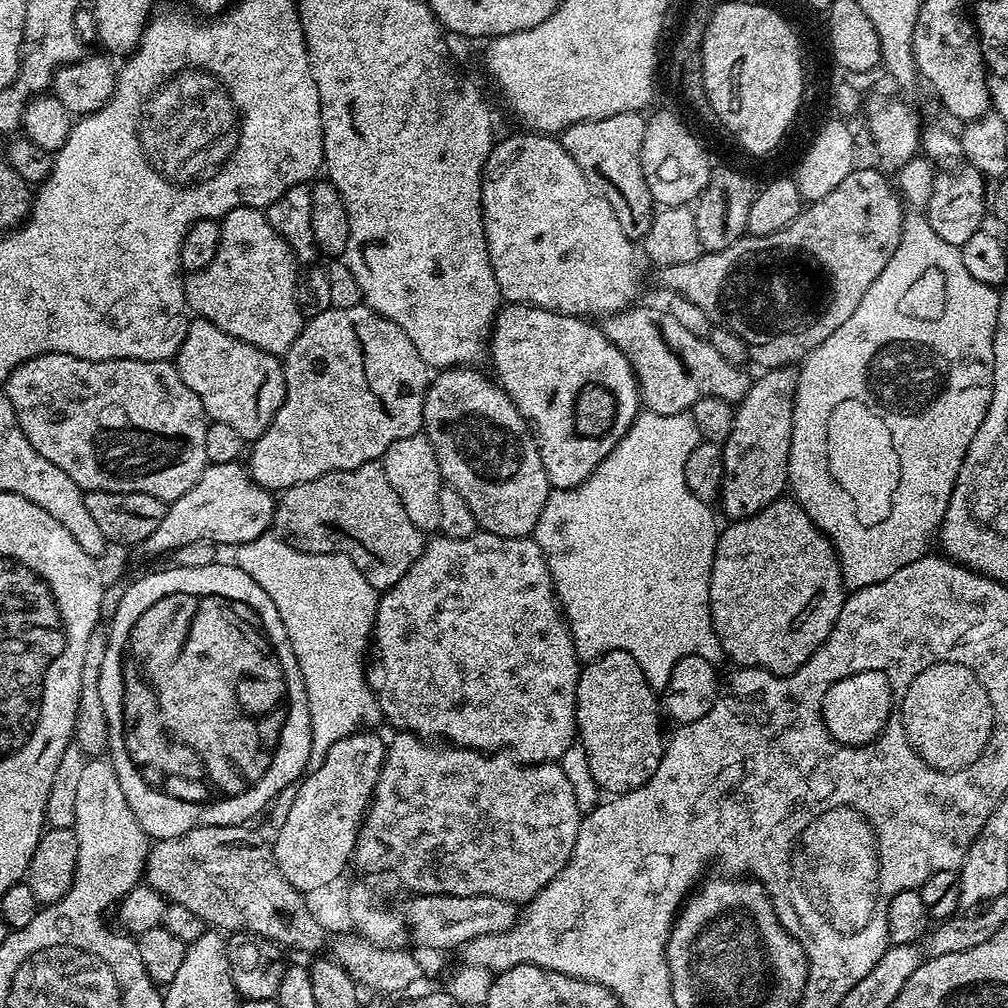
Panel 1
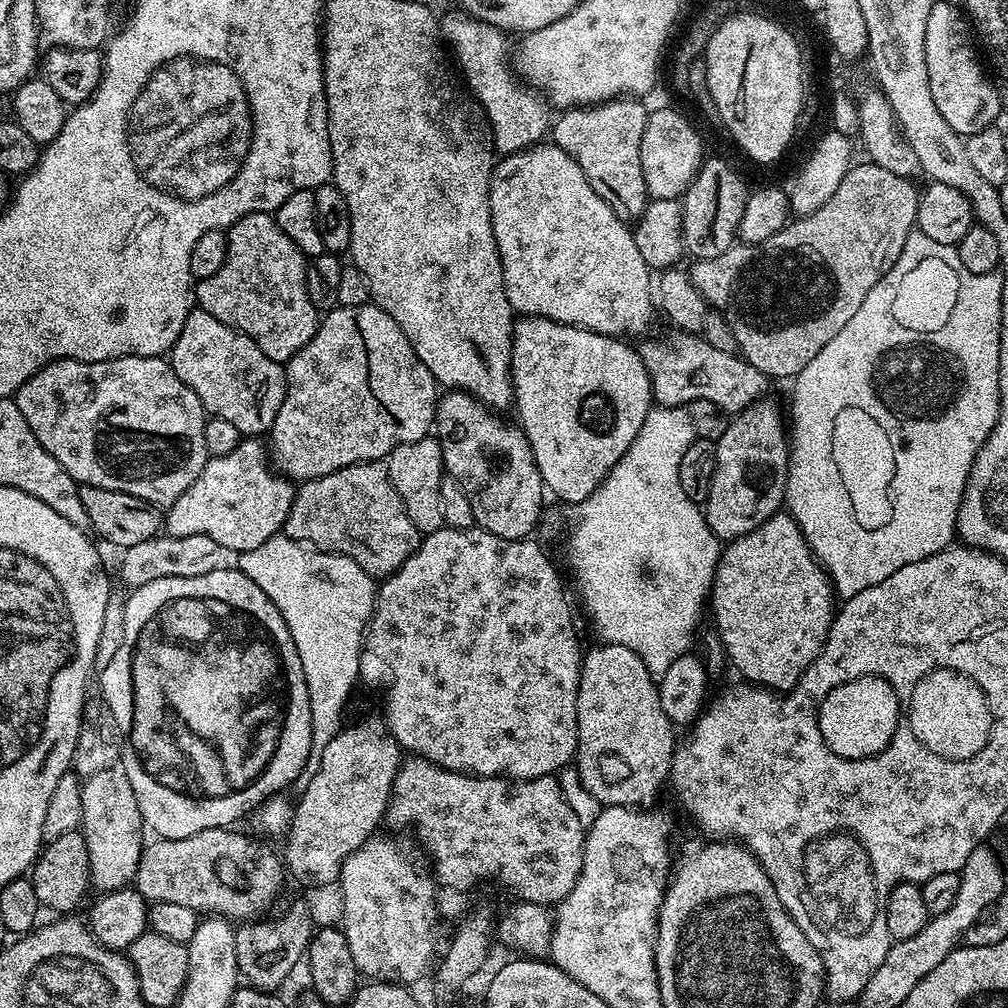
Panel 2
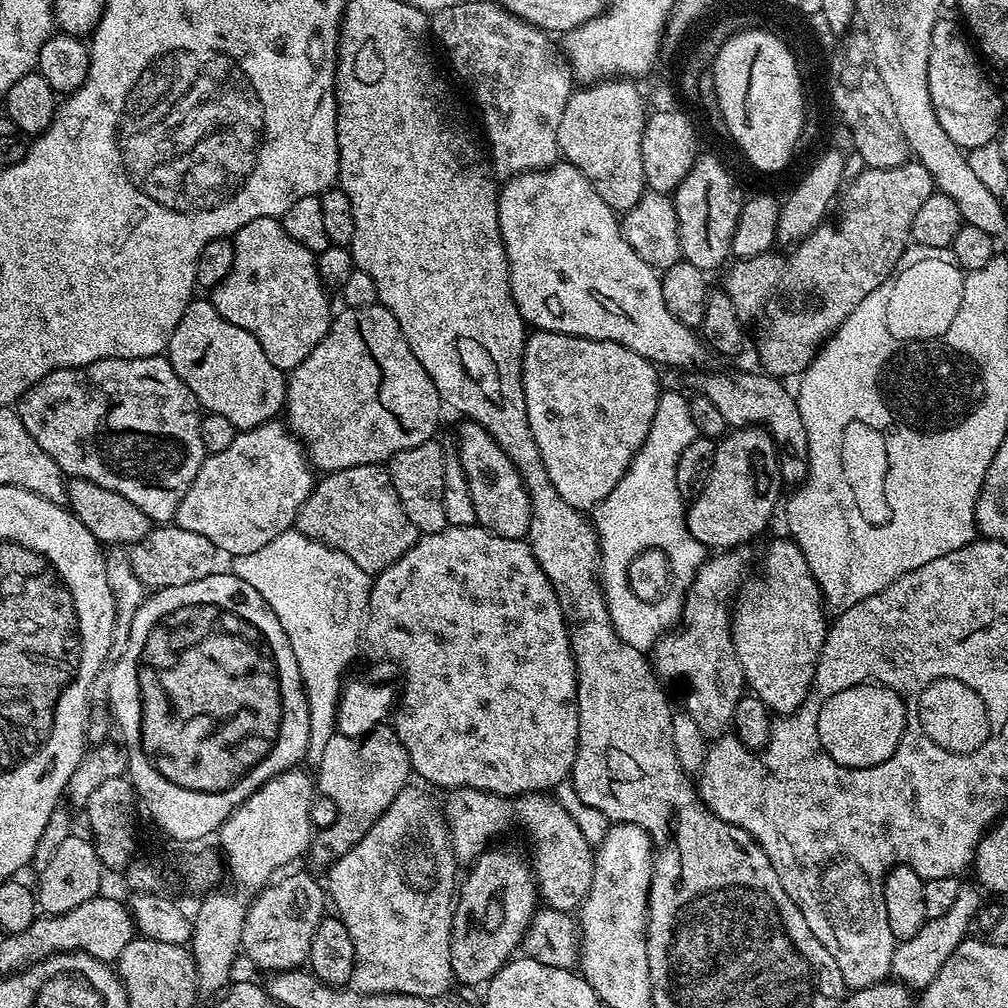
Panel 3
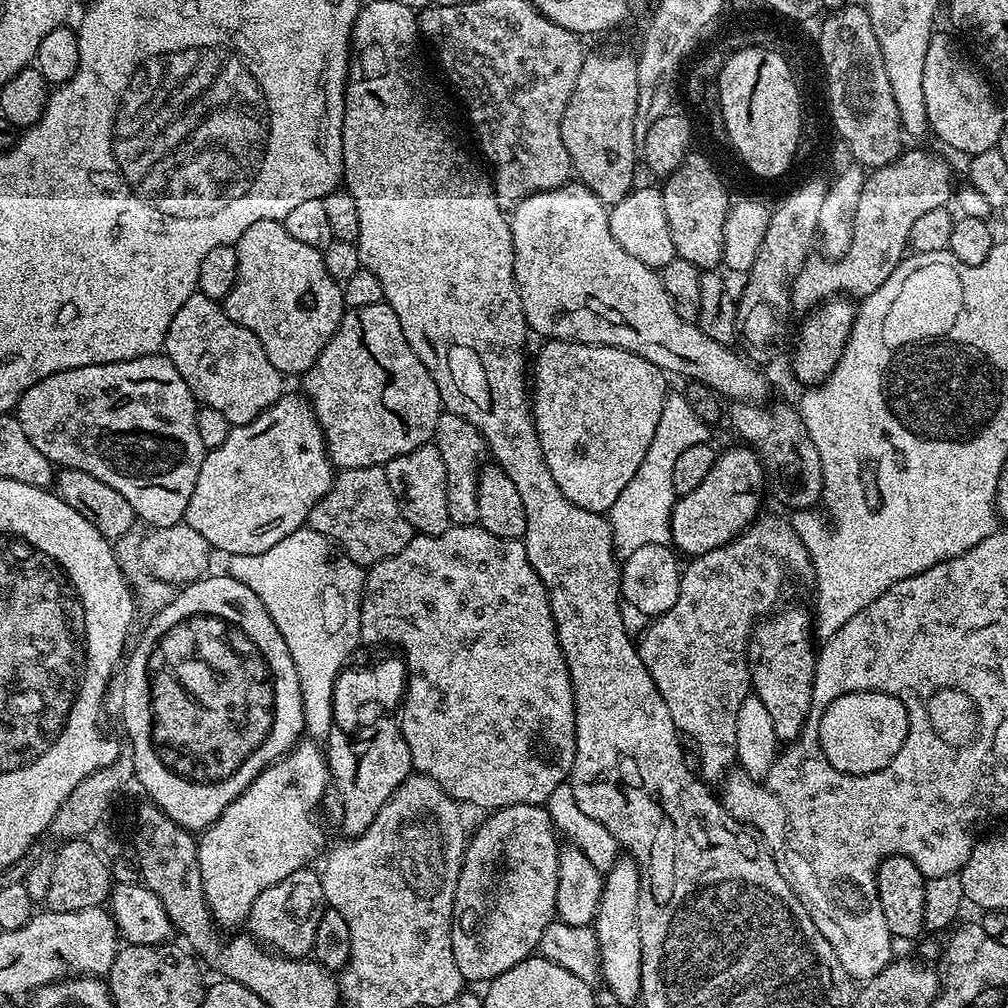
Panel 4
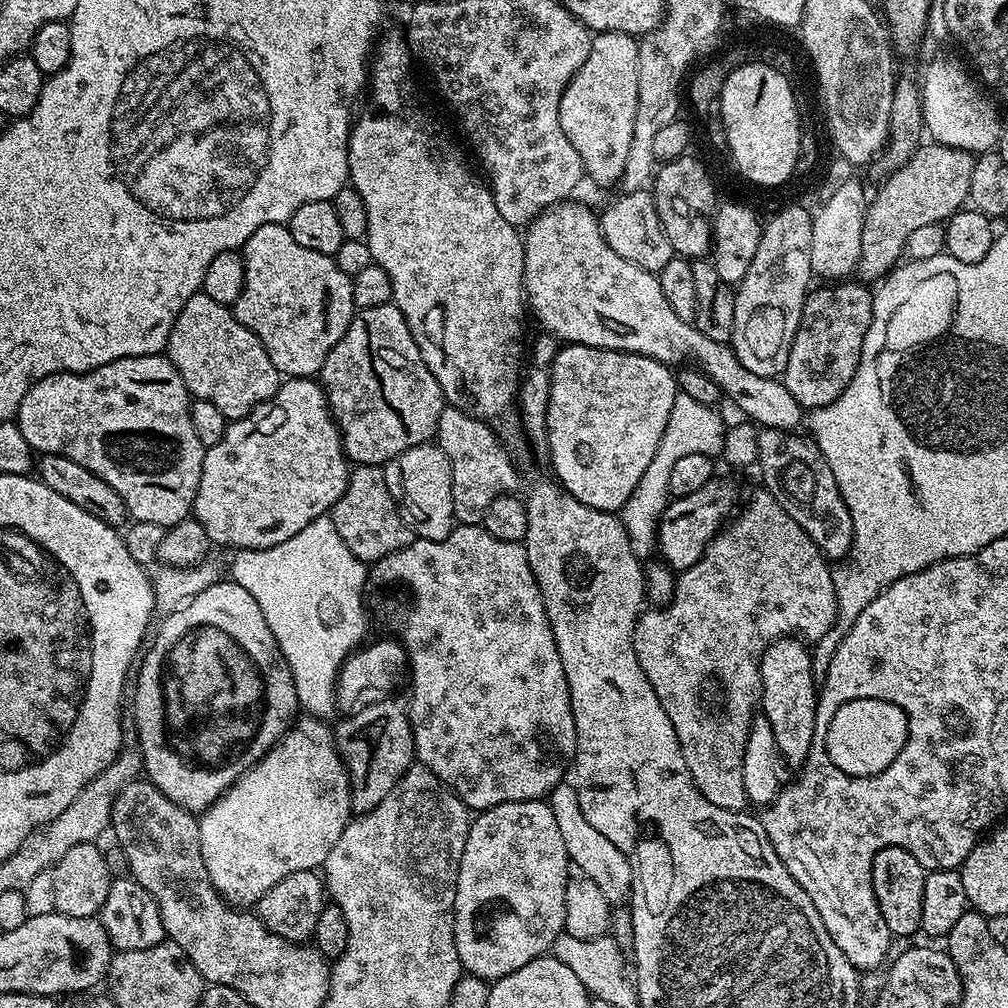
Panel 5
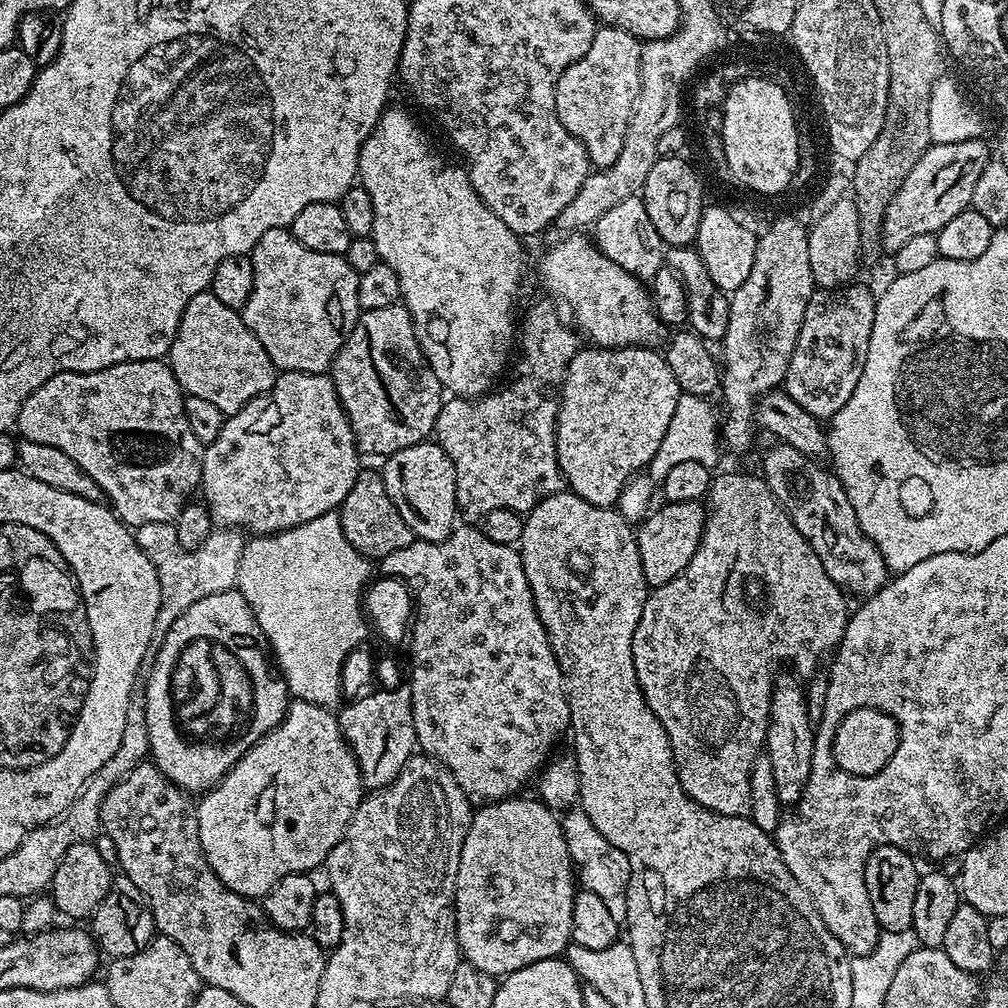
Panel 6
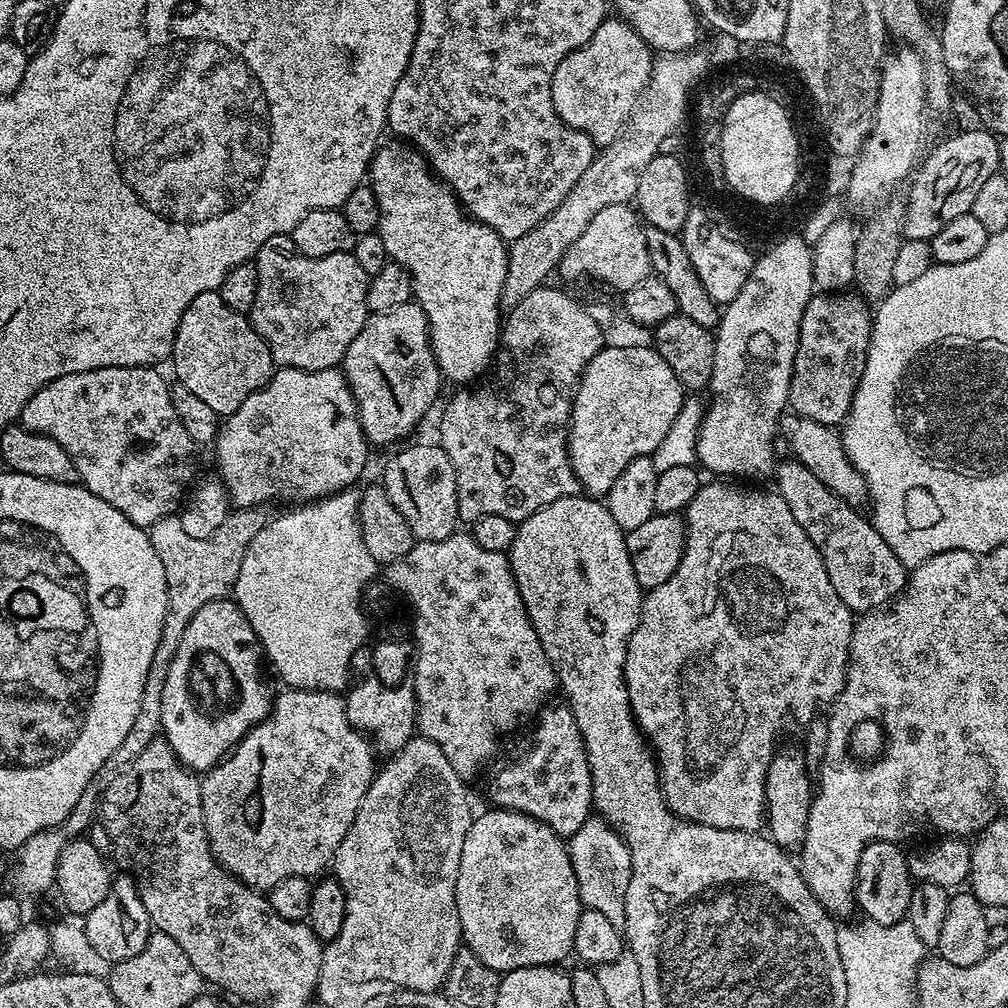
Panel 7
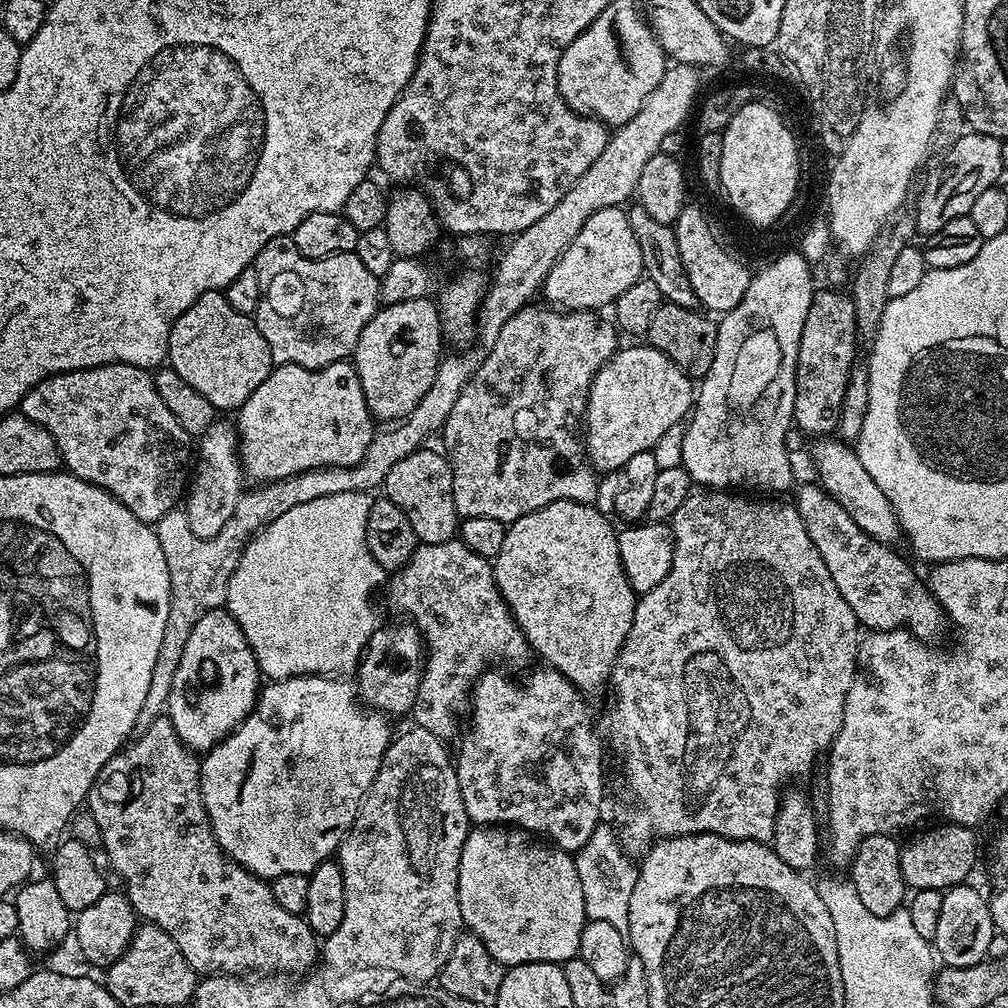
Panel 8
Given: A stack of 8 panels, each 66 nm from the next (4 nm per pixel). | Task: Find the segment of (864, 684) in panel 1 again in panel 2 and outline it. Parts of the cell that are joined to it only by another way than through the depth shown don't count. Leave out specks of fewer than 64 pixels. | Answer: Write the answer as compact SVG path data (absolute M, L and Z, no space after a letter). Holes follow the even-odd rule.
M866 675L834 687L821 702L819 732L830 750L848 760L876 756L887 748L902 717L900 699L882 677Z

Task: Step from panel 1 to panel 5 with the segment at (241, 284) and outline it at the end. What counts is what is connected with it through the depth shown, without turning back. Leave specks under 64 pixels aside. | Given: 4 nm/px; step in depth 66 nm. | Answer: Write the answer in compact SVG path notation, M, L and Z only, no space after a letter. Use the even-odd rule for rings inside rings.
M284 224L258 226L242 249L246 286L231 310L260 339L270 362L284 378L312 378L322 370L326 354L338 346L357 311L352 277L338 270L335 259L294 242Z

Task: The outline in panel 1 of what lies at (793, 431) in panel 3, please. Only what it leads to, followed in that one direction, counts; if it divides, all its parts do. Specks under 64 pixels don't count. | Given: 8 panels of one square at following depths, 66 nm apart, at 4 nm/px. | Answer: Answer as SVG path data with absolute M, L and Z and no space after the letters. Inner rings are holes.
M629 306L622 312L605 315L602 327L606 338L618 346L632 367L640 389L640 402L654 414L687 412L698 398L722 398L739 402L748 392L750 376L743 367L726 362L706 339L690 334L667 311Z

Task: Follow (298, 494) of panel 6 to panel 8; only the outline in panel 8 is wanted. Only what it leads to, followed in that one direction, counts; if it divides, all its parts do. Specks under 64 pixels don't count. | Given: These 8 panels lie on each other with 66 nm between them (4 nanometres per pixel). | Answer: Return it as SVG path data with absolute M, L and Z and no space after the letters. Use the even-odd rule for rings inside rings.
M339 360L325 368L303 368L302 366L294 366L293 364L277 364L273 367L272 372L266 378L266 382L262 382L262 386L258 386L258 390L254 390L254 394L250 394L250 398L246 398L246 402L238 409L238 415L235 417L234 423L238 433L238 451L240 453L240 466L245 477L248 476L257 485L269 484L275 480L285 480L299 472L309 472L315 468L352 468L355 464L360 463L362 457L366 454L366 450L370 446L374 435L374 417L372 411L366 406L366 398L362 394L362 382L356 373L355 363L348 360Z

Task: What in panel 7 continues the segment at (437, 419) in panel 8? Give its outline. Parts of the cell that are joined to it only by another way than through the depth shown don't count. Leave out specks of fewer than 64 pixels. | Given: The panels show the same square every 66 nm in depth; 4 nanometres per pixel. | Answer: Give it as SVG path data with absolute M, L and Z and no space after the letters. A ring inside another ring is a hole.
M240 508L229 511L226 522L210 534L210 538L190 538L186 530L182 530L179 515L163 516L158 518L146 529L150 538L150 546L162 558L162 570L166 570L166 586L168 587L168 609L166 618L162 622L162 634L158 642L158 650L154 650L154 662L150 662L150 670L146 674L146 686L142 690L142 702L138 702L138 714L131 724L126 738L122 738L122 746L110 754L104 763L104 772L115 774L130 763L150 742L161 735L160 718L162 716L162 686L166 682L166 670L170 670L170 662L174 658L174 650L186 626L190 626L190 618L215 600L225 599L235 589L238 570L242 566L244 551L250 546L254 534L262 530L266 523L265 509Z

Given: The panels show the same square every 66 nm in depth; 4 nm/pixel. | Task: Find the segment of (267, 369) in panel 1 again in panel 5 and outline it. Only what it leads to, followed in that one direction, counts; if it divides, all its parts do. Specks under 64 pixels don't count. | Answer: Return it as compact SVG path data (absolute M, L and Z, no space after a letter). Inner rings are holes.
M203 290L195 292L190 302L182 306L182 314L178 314L170 330L166 355L168 361L178 370L189 393L197 400L205 400L218 406L218 410L222 410L229 422L241 420L246 414L250 414L259 404L270 399L282 383L281 374L274 362L270 362L270 354L266 354L260 339L250 330L246 330L242 322L238 322L229 305L214 302L214 298L207 296Z

